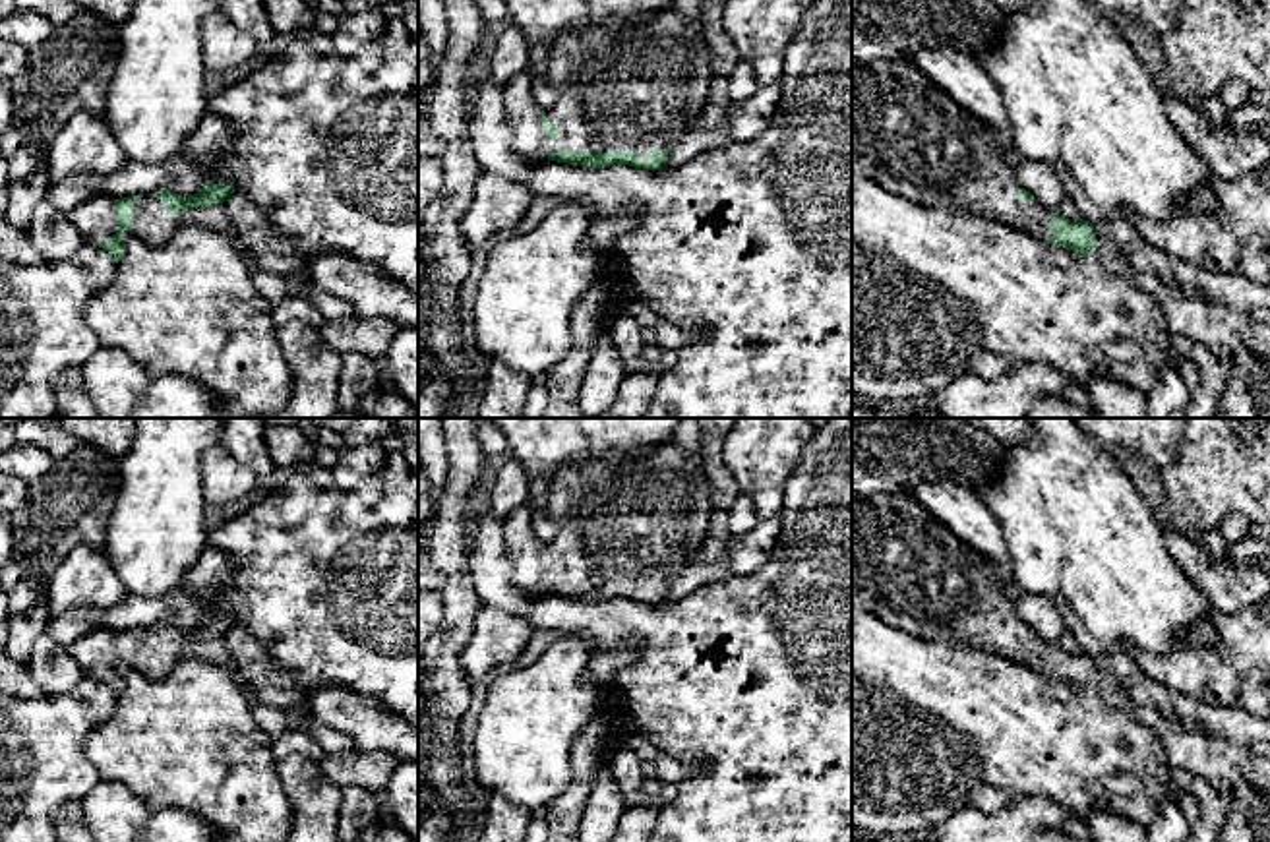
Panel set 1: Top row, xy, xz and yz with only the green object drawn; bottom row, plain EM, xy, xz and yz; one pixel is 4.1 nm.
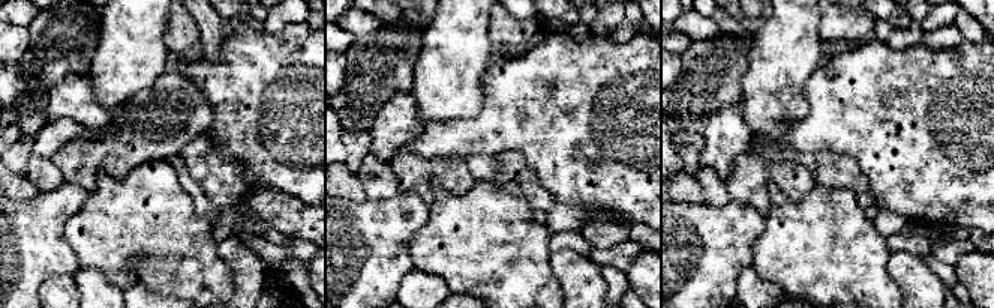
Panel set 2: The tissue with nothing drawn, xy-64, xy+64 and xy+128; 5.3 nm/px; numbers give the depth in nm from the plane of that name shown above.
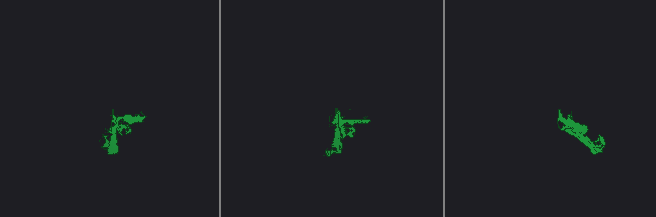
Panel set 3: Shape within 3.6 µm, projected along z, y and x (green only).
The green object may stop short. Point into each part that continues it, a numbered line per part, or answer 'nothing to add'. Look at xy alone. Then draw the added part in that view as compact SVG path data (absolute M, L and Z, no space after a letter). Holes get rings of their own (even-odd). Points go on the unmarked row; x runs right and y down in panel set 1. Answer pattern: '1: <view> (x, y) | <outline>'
1: xy (93, 653) | M97 629L68 647L70 656L77 662L83 677L105 676L118 666L114 660L114 631Z

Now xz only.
1: xz (624, 519) | M678 437L660 441L639 453L608 451L600 457L583 461L581 465L563 465L552 478L548 503L546 503L546 515L558 526L558 532L550 540L542 542L538 534L534 532L532 528L534 509L529 503L529 499L523 501L515 511L511 511L503 521L503 538L505 538L507 556L511 559L513 585L532 598L546 596L550 583L556 583L556 585L621 585L621 586L635 585L639 594L645 594L649 585L670 585L672 579L680 575L687 559L703 546L707 532L712 525L712 509L711 509L711 497L709 497L711 482L703 466L705 466L703 447L697 449L695 453L689 453L683 449Z

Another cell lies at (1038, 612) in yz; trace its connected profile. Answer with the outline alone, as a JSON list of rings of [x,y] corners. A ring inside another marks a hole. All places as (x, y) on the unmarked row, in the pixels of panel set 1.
[[[1043,594],[1024,596],[1016,602],[1020,621],[1030,625],[1040,639],[1053,645],[1059,643],[1067,629],[1059,608]]]

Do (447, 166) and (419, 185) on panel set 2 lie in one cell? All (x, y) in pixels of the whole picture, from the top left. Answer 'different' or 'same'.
same

